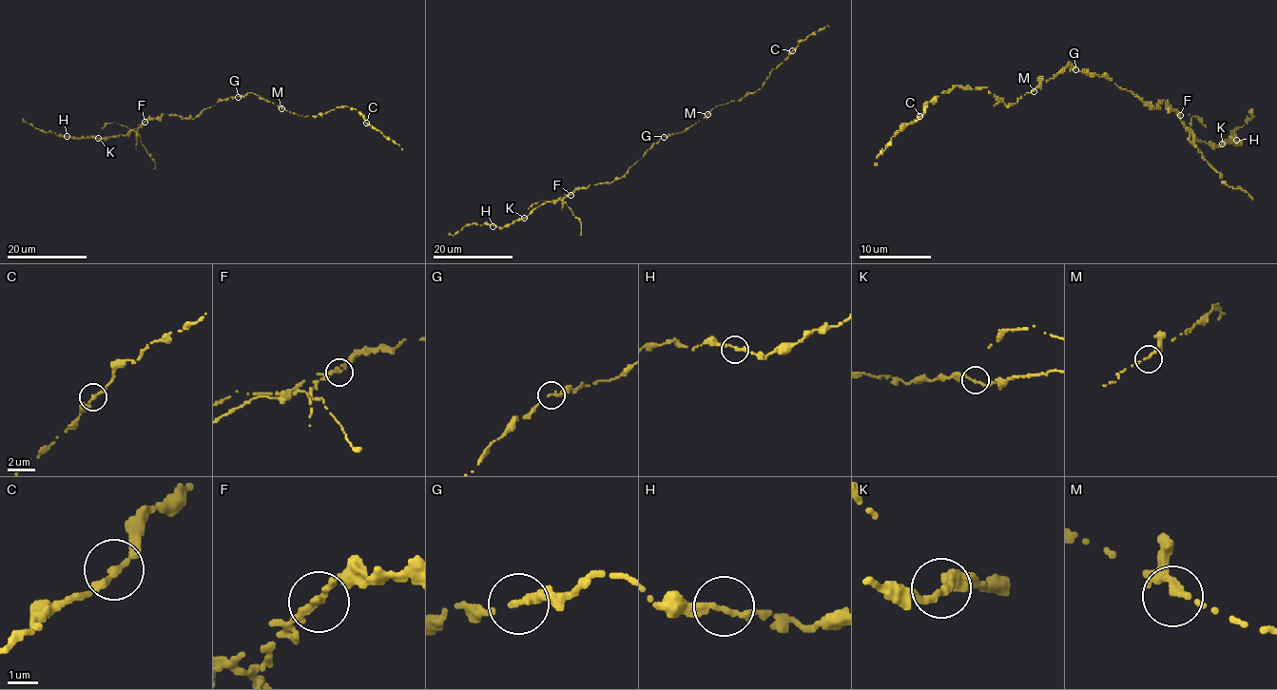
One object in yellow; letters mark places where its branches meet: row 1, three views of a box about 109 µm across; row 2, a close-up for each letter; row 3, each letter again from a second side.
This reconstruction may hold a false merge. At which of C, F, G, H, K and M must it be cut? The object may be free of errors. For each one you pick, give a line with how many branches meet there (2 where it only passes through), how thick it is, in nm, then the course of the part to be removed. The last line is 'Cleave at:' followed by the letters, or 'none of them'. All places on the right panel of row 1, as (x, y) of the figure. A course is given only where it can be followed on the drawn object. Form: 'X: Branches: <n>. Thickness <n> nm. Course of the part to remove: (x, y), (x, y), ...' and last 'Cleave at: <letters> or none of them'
F: Branches: 2. Thickness 200 nm. Course of the part to remove: (1180, 114), (1198, 152), (1228, 186), (1246, 190), (1252, 200)
Cleave at: F

